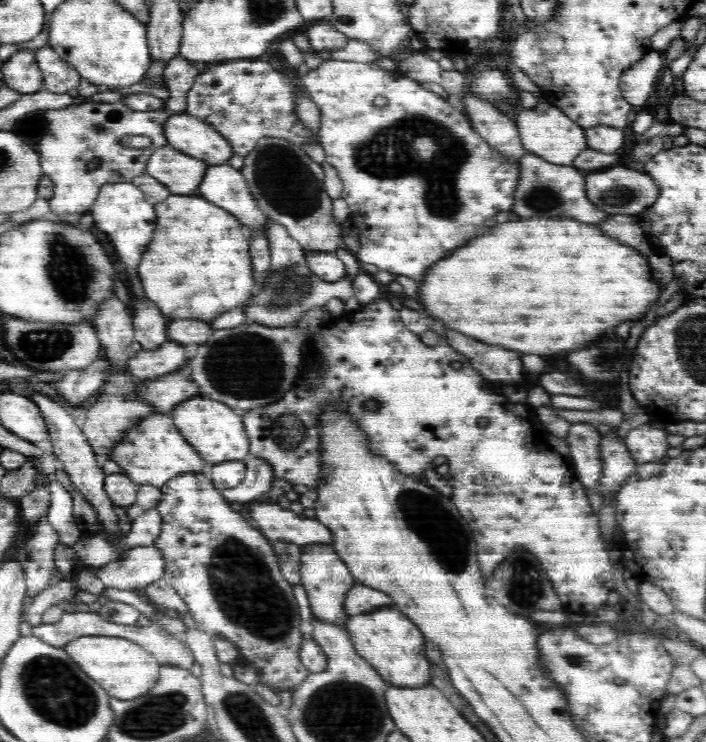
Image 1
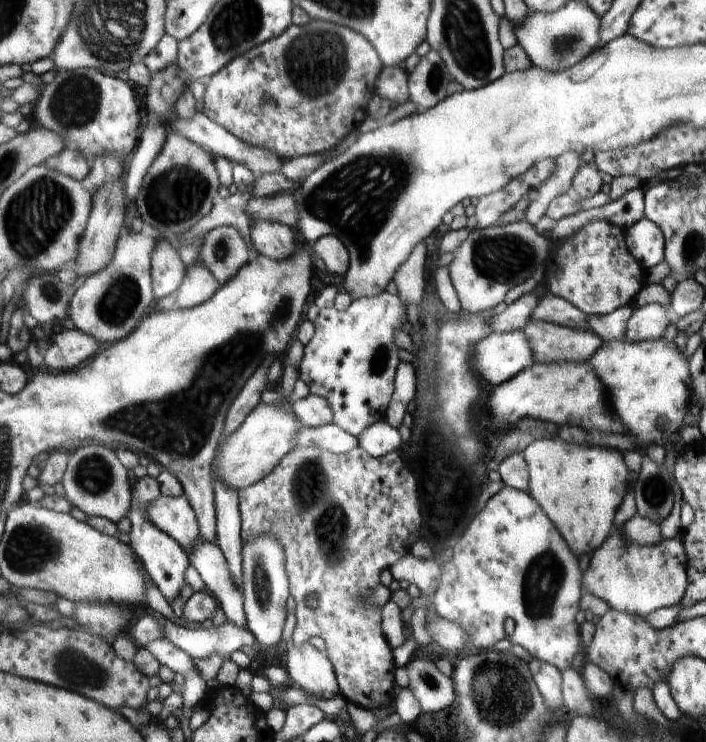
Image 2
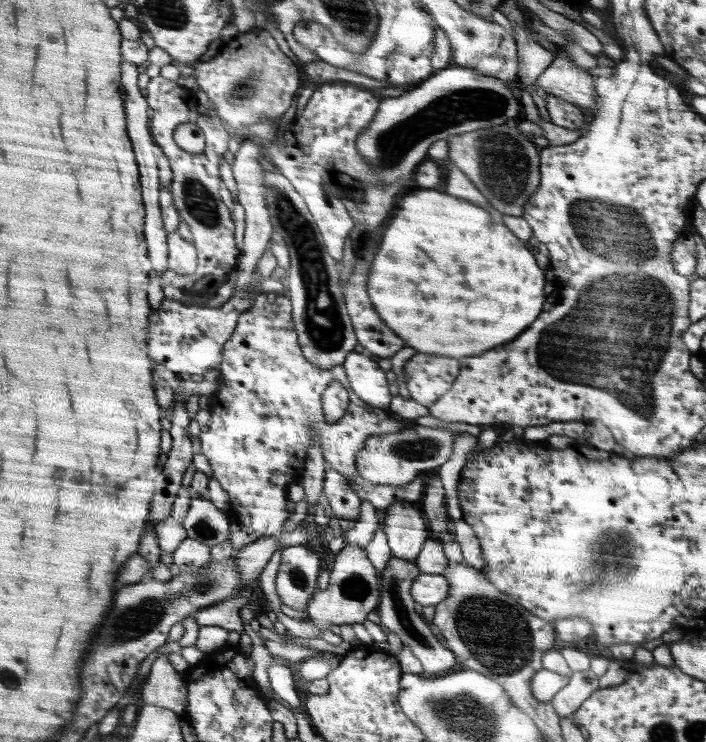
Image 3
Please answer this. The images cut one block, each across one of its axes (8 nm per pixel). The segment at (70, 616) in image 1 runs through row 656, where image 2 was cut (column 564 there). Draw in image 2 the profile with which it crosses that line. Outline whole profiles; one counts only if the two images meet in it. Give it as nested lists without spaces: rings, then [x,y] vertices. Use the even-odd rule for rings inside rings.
[[[567,152],[567,154],[559,156],[553,162],[557,164],[555,166],[555,172],[533,192],[533,198],[527,200],[527,208],[525,208],[523,222],[531,224],[531,226],[535,226],[541,216],[545,216],[547,206],[549,206],[549,202],[553,198],[571,192],[573,176],[583,166],[583,160],[579,158],[577,152]]]

